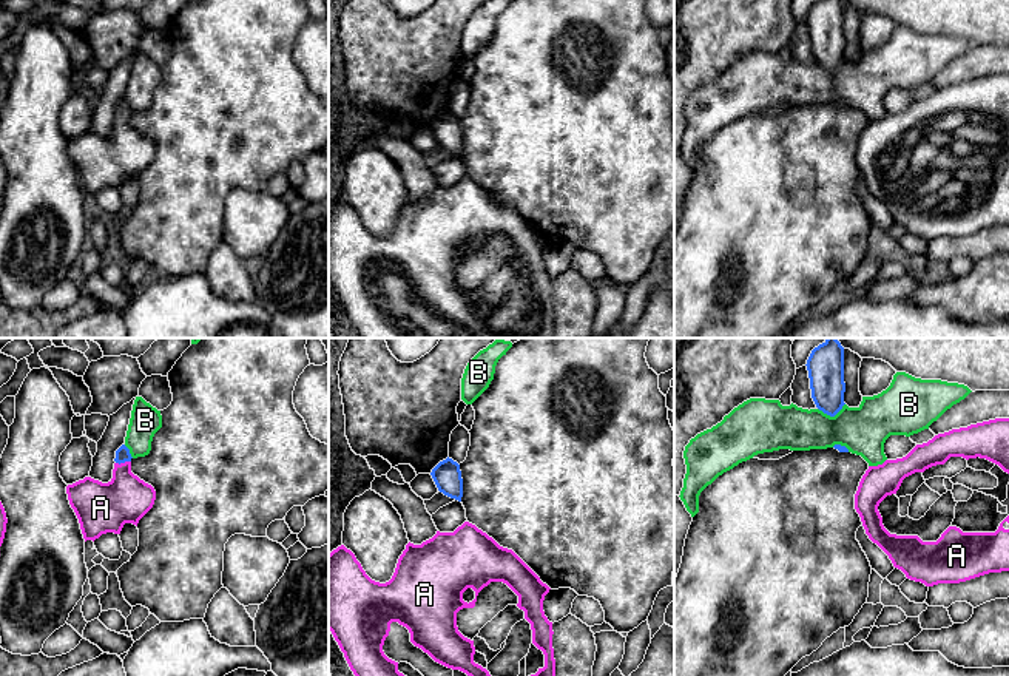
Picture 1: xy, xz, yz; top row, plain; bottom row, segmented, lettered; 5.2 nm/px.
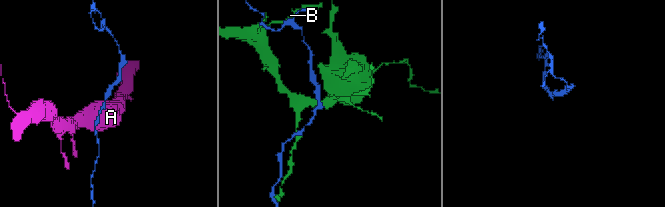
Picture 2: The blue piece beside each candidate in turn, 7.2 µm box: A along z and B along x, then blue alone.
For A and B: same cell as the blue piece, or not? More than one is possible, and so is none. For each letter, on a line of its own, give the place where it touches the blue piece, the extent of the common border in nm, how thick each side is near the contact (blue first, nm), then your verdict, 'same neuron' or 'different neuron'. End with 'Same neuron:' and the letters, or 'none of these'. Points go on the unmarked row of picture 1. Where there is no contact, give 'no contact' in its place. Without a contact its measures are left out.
A: xy (122, 116) | 80 nm | 80/260 nm | same neuron
B: yz (832, 70) | 150 nm | 190/240 nm | different neuron
Same neuron: A

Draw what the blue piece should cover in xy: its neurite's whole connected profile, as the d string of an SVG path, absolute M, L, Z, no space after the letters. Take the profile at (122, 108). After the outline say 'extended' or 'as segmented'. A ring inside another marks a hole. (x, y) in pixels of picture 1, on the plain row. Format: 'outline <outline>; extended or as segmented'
outline M122 99L116 105L113 133L108 137L85 131L66 140L85 196L94 196L106 187L120 188L125 177L137 181L153 162L156 145L131 127L131 113L130 103Z; extended

